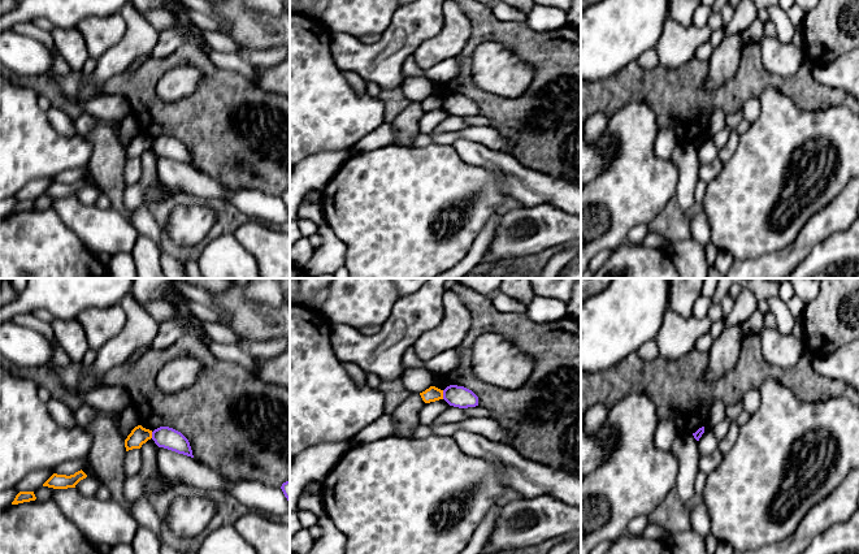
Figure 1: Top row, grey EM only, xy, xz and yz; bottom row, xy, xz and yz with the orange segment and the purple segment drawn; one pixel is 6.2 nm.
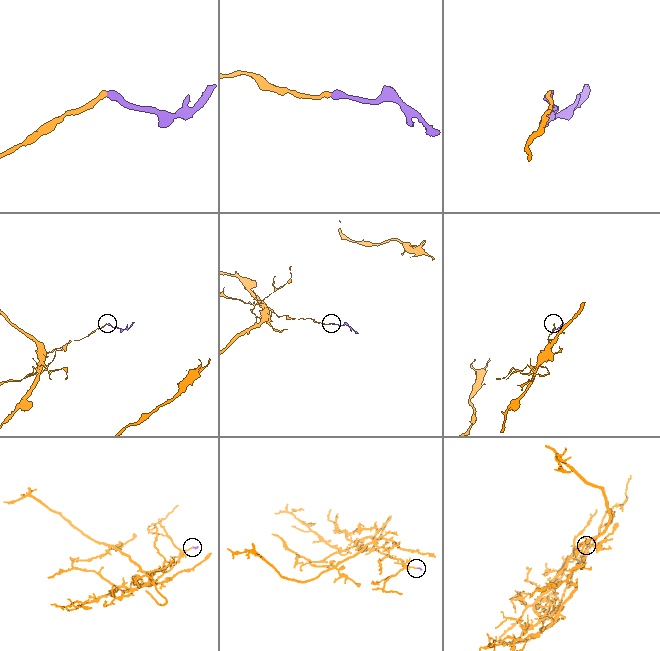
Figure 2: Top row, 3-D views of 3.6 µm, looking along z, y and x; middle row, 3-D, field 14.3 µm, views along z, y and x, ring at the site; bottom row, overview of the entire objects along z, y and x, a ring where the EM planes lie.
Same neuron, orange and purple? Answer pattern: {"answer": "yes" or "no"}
{"answer": "no"}

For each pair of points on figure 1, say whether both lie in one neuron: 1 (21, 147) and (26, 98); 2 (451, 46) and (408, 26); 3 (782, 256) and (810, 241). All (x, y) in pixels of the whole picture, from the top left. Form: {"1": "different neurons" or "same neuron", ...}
{"1": "same neuron", "2": "different neurons", "3": "same neuron"}

